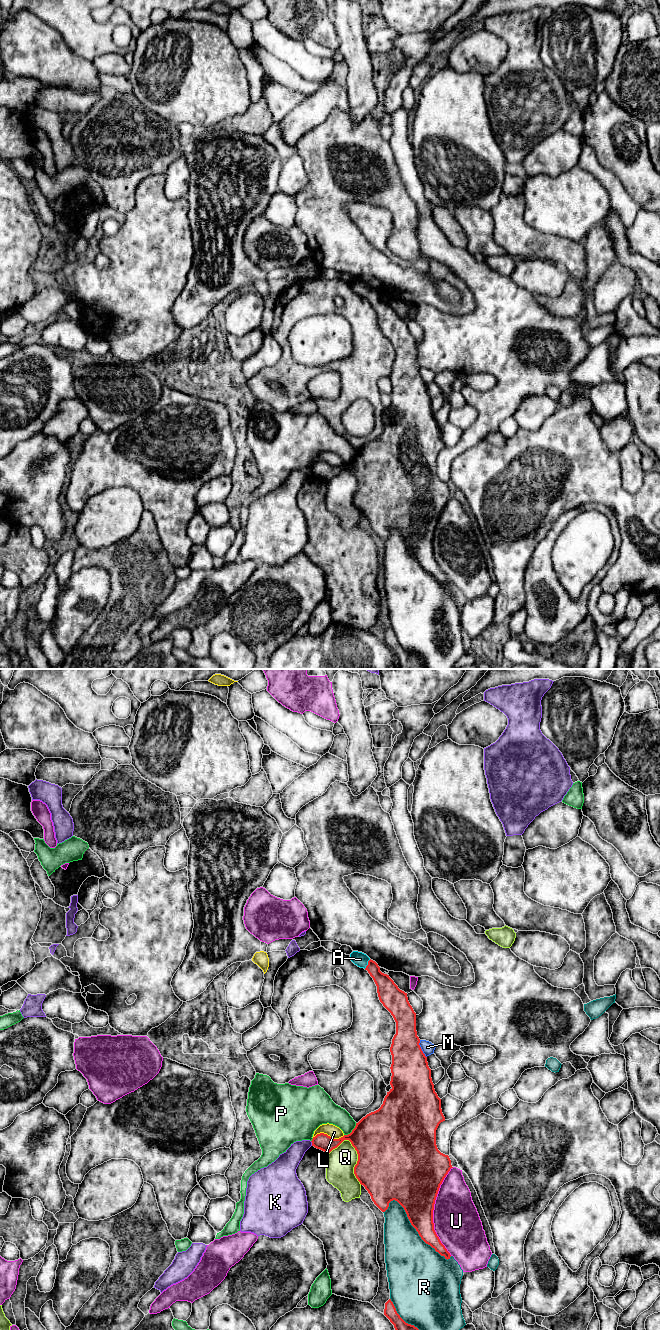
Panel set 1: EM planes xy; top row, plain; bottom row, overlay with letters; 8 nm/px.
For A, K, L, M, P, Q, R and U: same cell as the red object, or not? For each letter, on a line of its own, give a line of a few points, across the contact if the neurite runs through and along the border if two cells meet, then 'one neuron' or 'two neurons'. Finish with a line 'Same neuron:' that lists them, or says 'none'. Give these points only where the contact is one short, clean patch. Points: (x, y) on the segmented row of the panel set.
A: line xy (386, 988), (385, 984), (368, 964), (360, 959); one neuron
K: line xy (310, 1141), (312, 1145); two neurons
L: line xy (344, 1135), (331, 1138), (326, 1134), (317, 1133), (312, 1137); two neurons
M: two neurons
P: two neurons
Q: two neurons
R: two neurons
U: two neurons
Same neuron: A

